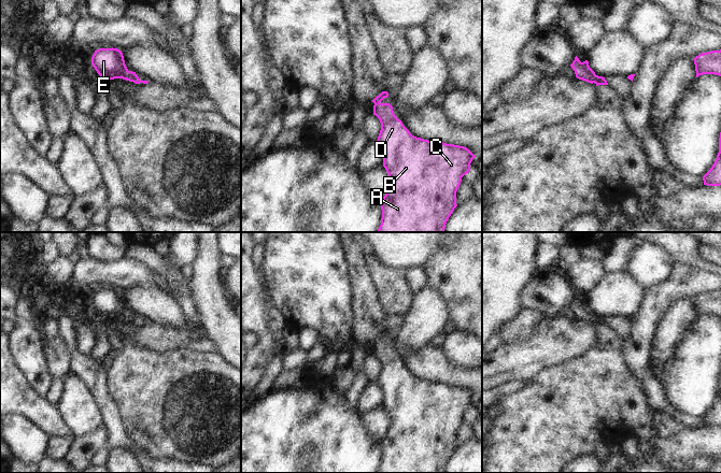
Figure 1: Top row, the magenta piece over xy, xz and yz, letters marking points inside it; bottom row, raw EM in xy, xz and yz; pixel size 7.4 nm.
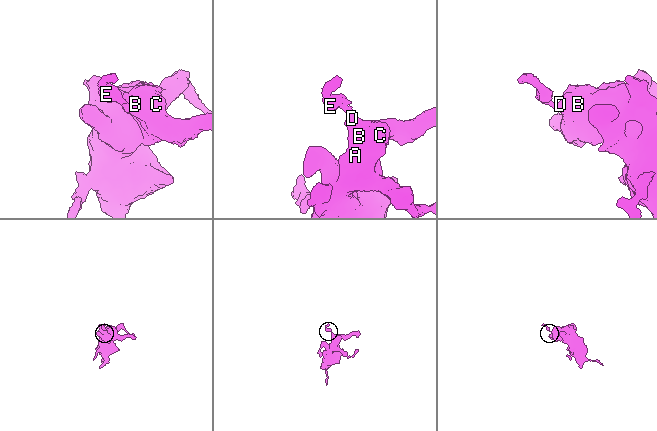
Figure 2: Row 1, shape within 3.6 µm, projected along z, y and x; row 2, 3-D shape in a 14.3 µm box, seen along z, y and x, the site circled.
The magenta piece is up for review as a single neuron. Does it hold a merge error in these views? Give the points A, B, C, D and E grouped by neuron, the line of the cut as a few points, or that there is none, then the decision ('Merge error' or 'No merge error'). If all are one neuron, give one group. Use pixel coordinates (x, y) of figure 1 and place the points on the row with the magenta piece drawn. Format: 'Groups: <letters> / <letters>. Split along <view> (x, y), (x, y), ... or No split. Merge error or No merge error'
Groups: A B C D E. No split. No merge error

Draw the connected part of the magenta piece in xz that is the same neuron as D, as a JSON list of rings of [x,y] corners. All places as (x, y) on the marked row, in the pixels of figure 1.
[[[382,91],[372,102],[373,115],[381,123],[377,142],[383,152],[383,167],[390,184],[380,201],[381,225],[377,232],[444,232],[446,224],[456,204],[456,191],[462,177],[470,171],[476,156],[464,146],[432,142],[416,138],[398,119],[390,103],[382,103],[388,97]]]

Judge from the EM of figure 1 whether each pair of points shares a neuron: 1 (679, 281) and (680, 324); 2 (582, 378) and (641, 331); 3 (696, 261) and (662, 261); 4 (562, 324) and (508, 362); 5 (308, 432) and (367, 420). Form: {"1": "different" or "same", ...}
{"1": "different", "2": "different", "3": "same", "4": "same", "5": "different"}

